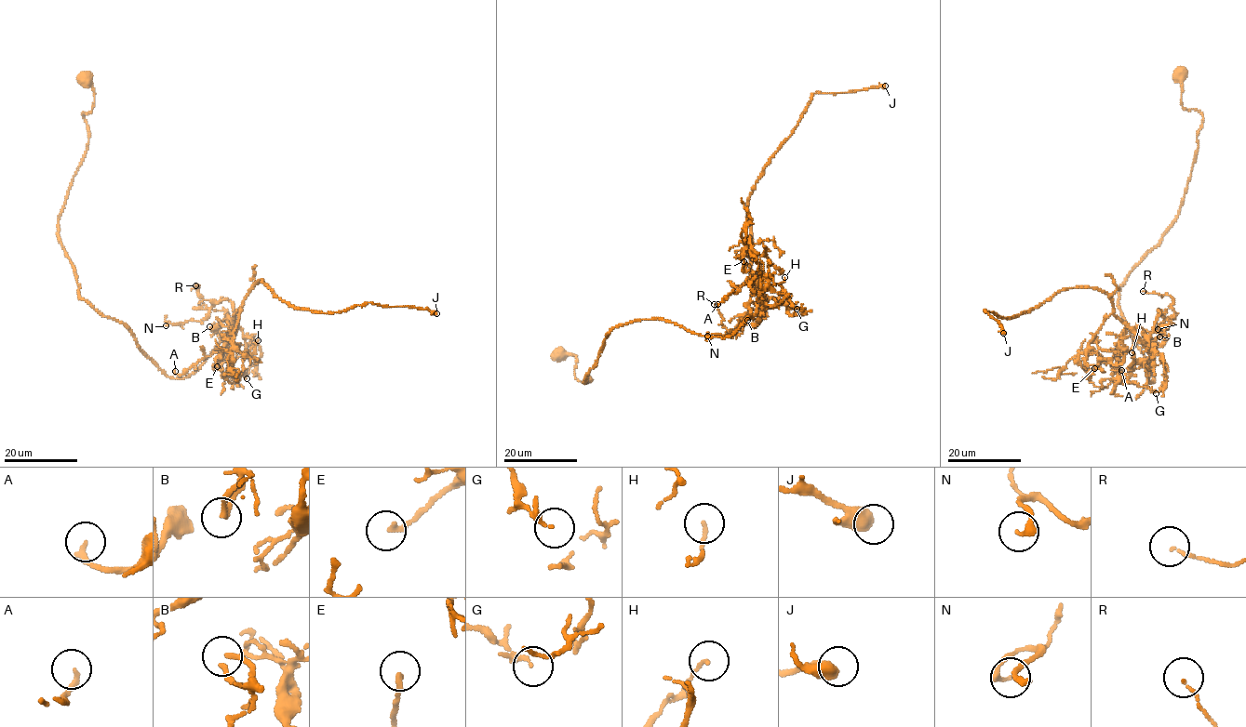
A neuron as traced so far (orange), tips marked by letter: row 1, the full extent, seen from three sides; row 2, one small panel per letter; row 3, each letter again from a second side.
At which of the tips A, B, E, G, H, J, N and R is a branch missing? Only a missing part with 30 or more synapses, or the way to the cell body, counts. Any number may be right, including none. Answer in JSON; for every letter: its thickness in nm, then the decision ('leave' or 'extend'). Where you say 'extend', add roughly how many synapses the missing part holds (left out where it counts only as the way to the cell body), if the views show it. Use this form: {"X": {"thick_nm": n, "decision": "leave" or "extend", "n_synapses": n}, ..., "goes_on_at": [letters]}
{"A": {"thick_nm": 200, "decision": "leave"}, "B": {"thick_nm": 180, "decision": "leave"}, "E": {"thick_nm": 190, "decision": "leave"}, "G": {"thick_nm": 150, "decision": "leave"}, "H": {"thick_nm": 130, "decision": "leave"}, "J": {"thick_nm": 420, "decision": "leave"}, "N": {"thick_nm": 240, "decision": "leave"}, "R": {"thick_nm": 110, "decision": "leave"}, "goes_on_at": []}

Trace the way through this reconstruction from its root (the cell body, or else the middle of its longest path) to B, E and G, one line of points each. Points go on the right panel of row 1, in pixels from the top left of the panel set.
B: (1180, 74), (1182, 106), (1202, 114), (1195, 163), (1176, 219), (1118, 304), (1151, 383), (1134, 331), (1159, 337)
E: (1180, 74), (1202, 114), (1195, 163), (1118, 304), (1154, 382), (1114, 314), (1094, 368)
G: (1180, 74), (1202, 114), (1195, 163), (1118, 304), (1151, 383), (1152, 351), (1125, 381), (1156, 393)

